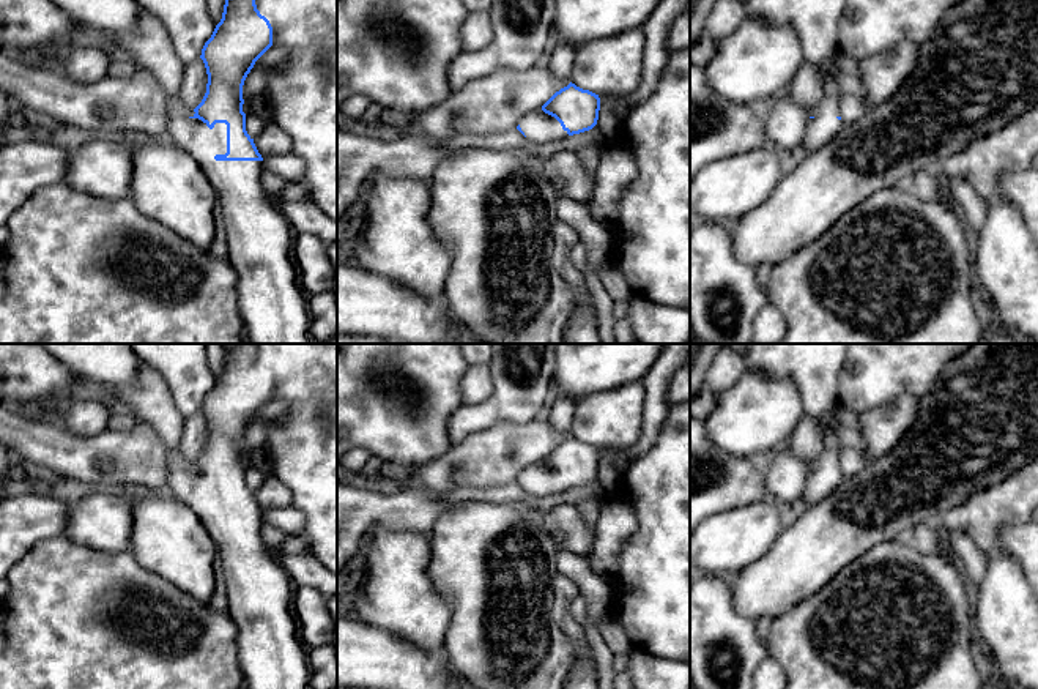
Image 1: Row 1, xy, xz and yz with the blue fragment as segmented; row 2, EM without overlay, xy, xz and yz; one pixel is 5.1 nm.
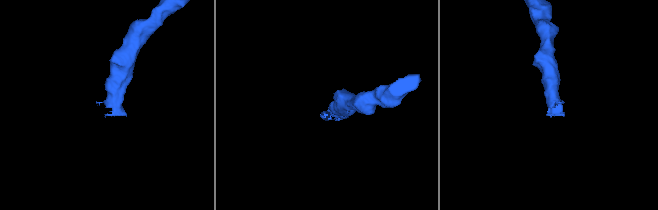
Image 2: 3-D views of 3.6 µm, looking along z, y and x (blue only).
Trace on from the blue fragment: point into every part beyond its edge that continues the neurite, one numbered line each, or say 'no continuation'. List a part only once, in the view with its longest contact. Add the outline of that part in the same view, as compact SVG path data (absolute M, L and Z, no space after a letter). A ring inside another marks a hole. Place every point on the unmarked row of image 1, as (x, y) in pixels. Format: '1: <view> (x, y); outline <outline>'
1: xy (271, 655); outline M140 363L139 374L126 386L102 386L107 400L126 404L137 423L151 426L169 449L170 495L187 505L202 520L217 547L222 563L228 615L238 628L238 661L249 689L310 689L307 651L299 639L299 626L293 613L293 580L261 539L263 514L216 514L227 506L227 478L213 482L194 470L194 462L183 457L180 440L184 416L175 405L164 377L150 364Z

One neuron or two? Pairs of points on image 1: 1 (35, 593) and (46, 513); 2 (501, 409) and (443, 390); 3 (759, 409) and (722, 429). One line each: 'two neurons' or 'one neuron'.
1: two neurons
2: two neurons
3: one neuron

